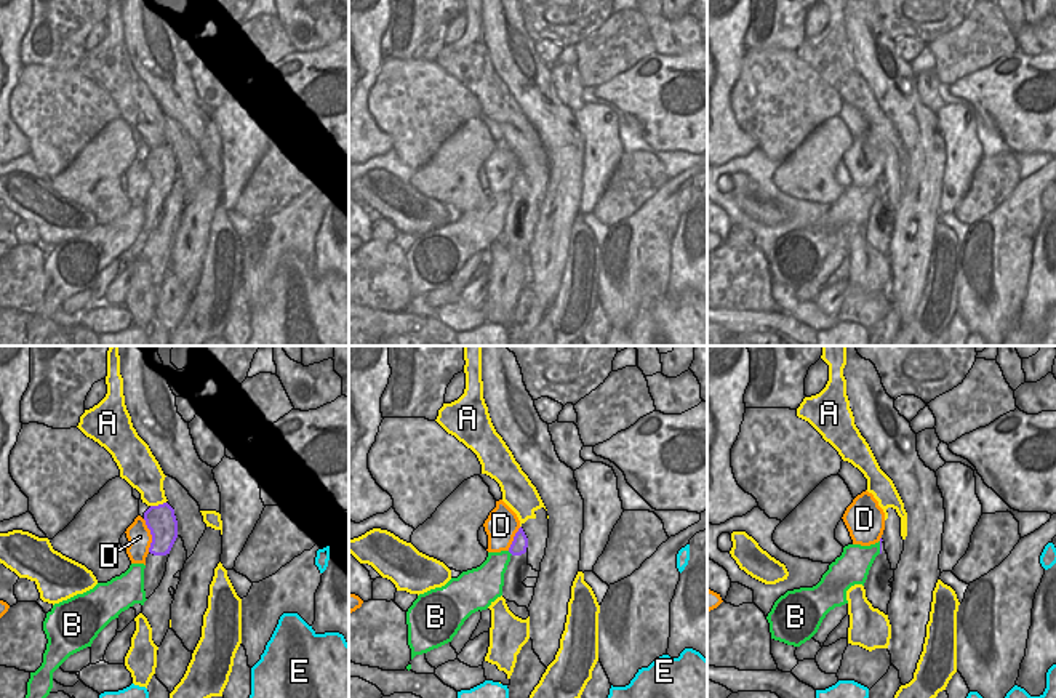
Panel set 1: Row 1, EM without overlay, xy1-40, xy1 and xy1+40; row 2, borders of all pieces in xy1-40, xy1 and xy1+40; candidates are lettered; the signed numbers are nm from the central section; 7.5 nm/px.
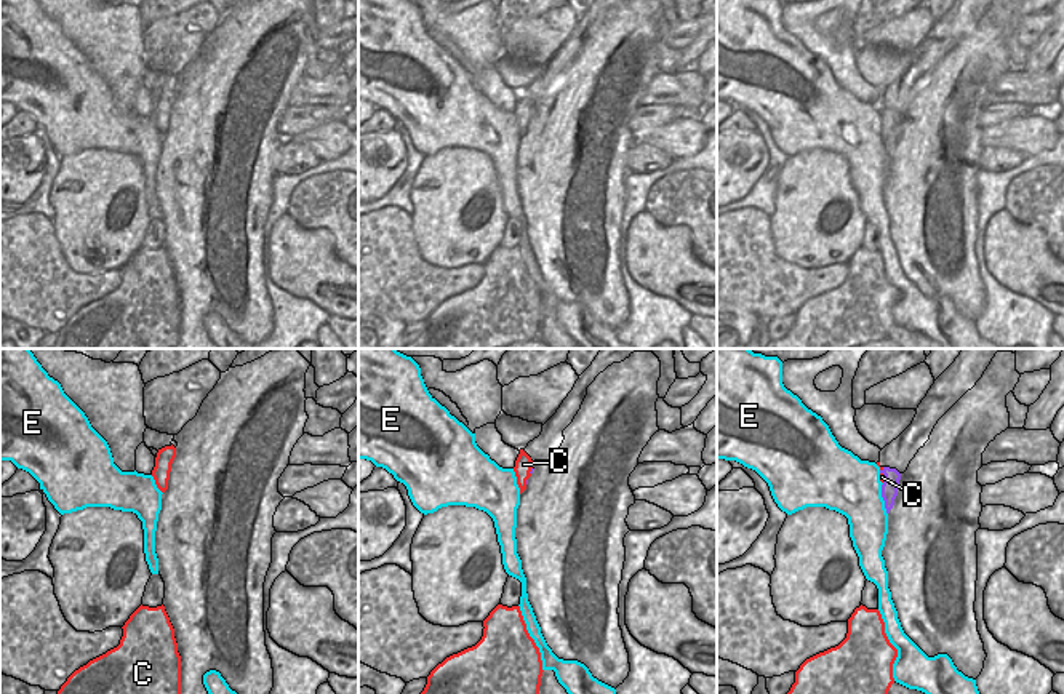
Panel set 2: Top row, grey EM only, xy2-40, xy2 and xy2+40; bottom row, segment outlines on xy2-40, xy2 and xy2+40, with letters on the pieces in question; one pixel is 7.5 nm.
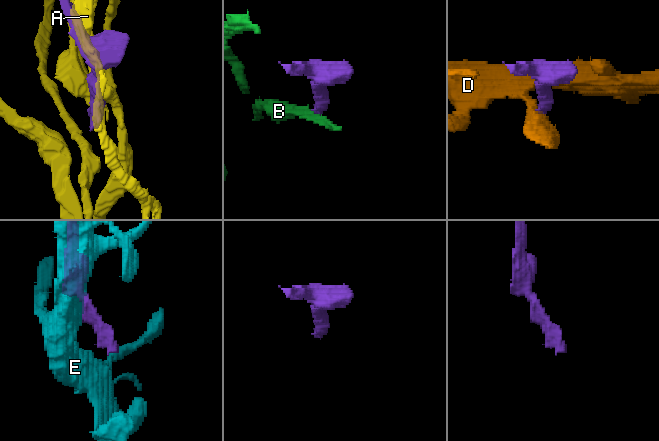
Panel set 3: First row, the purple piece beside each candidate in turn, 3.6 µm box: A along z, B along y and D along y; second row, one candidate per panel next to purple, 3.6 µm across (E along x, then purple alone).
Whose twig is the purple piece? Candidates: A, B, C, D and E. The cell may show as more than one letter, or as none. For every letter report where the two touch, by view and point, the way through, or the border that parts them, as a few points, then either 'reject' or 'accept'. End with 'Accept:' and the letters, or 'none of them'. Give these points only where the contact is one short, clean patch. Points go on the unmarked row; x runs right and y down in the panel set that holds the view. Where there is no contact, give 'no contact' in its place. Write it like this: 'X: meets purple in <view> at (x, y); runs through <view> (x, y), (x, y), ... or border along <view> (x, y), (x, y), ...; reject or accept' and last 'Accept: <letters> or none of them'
A: meets purple in xy1-40 at (159, 146); reject
B: meets purple in xy1 at (511, 194); border along xy1 (508, 192), (512, 196); reject
C: meets purple in xy2+40 at (884, 115); reject
D: meets purple in xy1-40 at (151, 175); border along xy1-40 (143, 160), (151, 176), (149, 192); reject
E: meets purple in xy2+40 at (884, 141); reject
Accept: none of them

